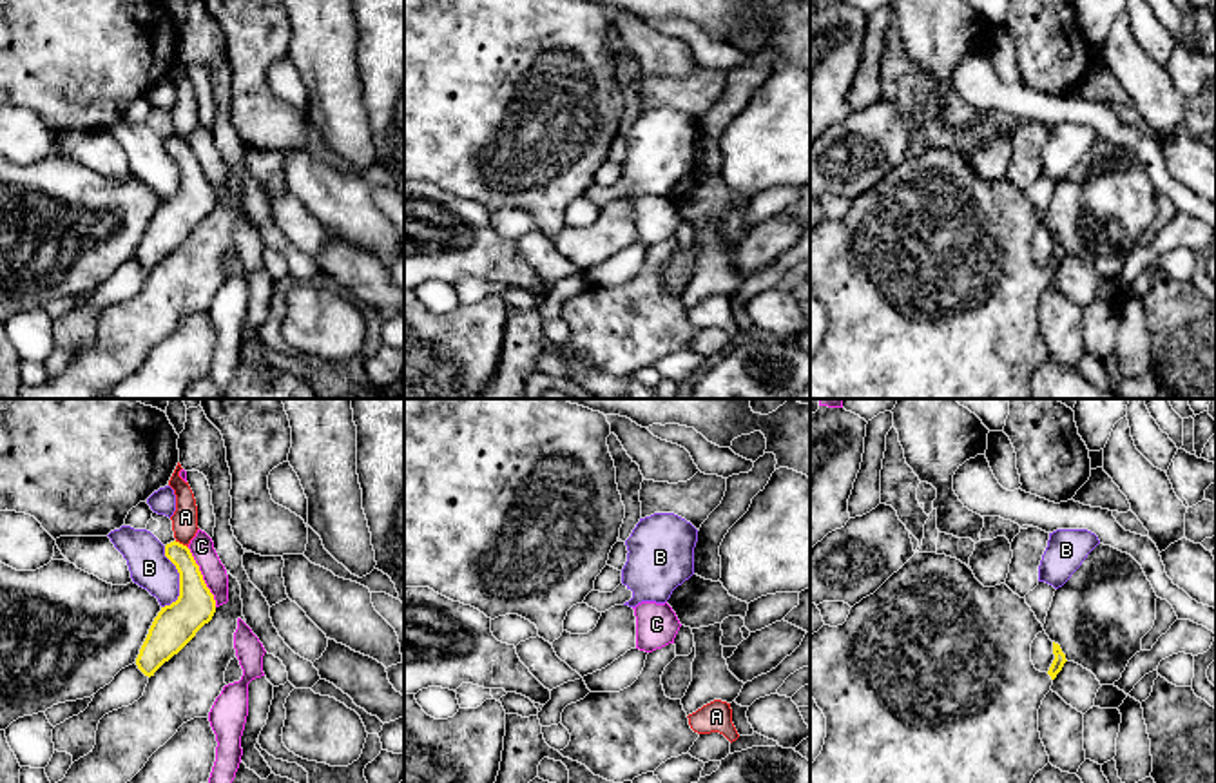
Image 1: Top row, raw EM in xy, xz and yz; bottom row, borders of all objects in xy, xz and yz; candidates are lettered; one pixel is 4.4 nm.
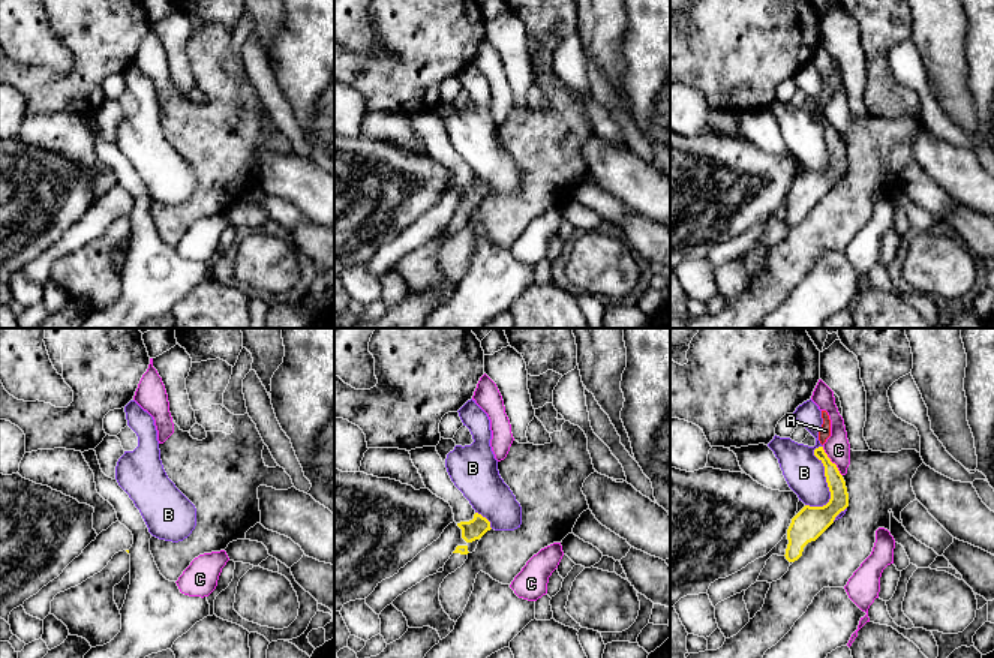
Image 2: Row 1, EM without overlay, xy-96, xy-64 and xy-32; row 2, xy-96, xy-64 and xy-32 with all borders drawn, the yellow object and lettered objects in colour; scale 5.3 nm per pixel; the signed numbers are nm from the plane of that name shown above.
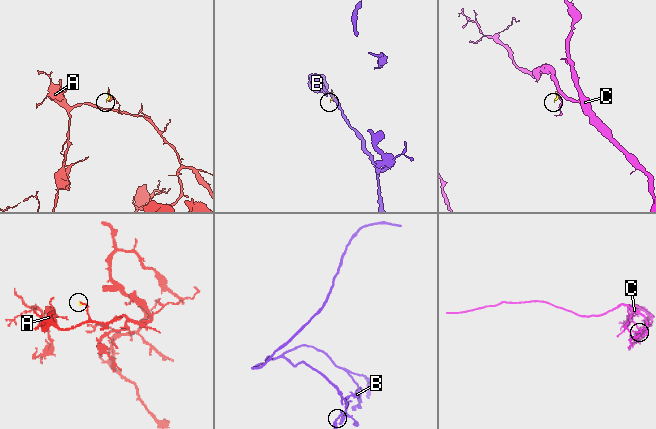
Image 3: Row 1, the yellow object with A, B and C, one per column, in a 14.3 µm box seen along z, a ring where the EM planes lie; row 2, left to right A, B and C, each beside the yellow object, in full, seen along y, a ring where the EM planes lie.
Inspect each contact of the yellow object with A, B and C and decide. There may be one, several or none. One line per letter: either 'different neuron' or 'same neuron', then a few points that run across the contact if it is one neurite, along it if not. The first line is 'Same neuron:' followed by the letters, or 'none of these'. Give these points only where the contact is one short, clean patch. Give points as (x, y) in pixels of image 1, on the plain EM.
Same neuron: none of these
A: different neuron
B: different neuron
C: different neuron; line xy (187, 142), (216, 200)

